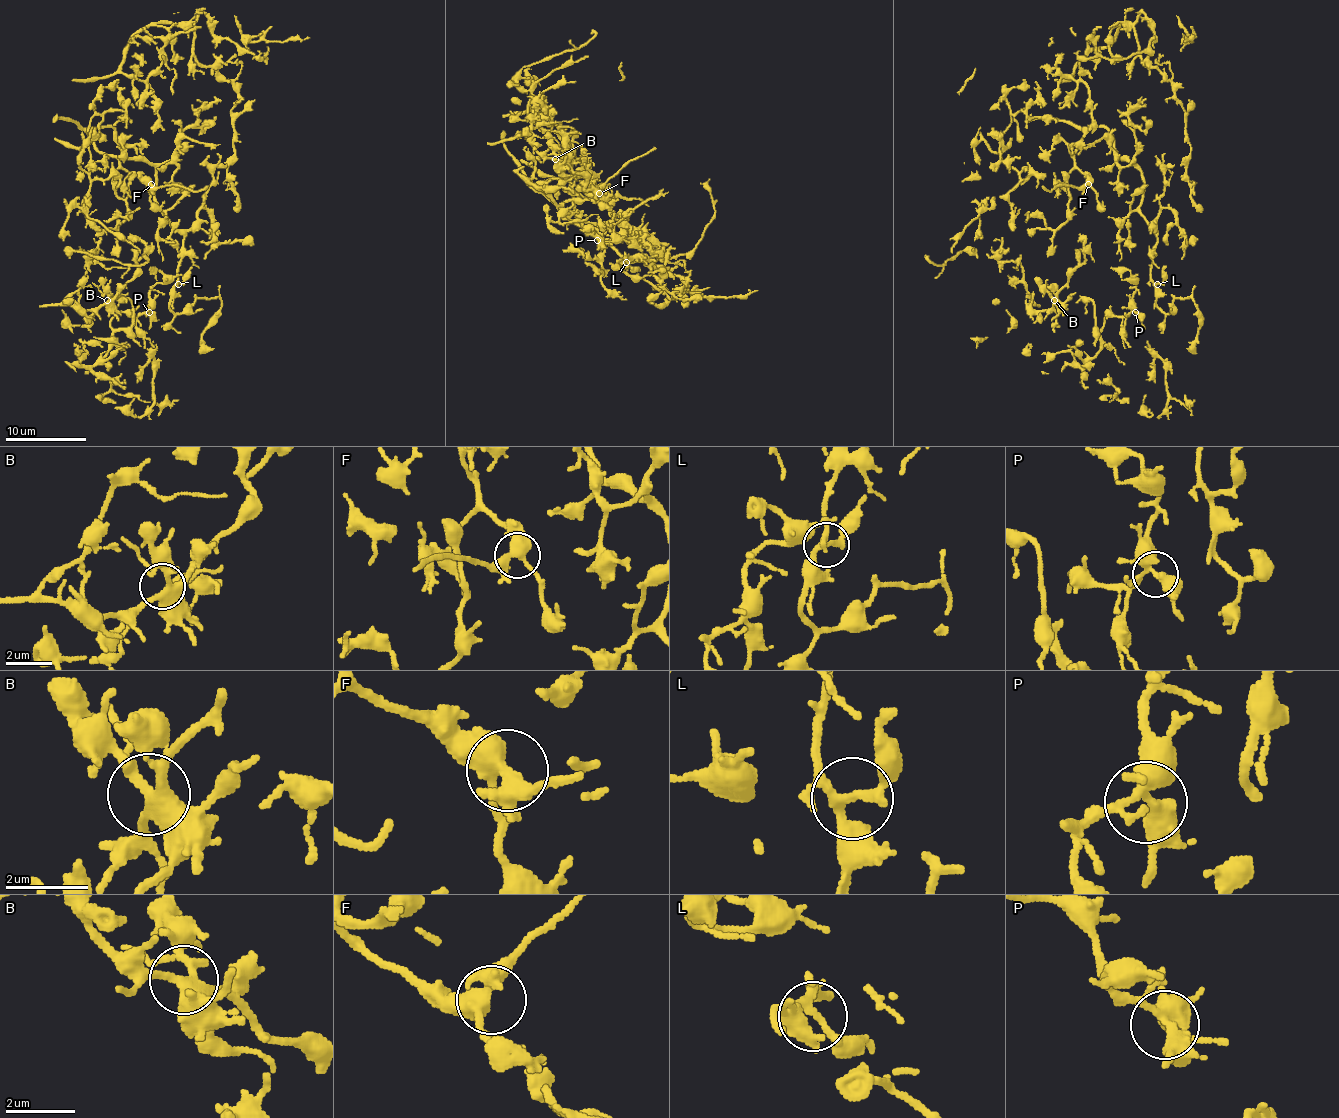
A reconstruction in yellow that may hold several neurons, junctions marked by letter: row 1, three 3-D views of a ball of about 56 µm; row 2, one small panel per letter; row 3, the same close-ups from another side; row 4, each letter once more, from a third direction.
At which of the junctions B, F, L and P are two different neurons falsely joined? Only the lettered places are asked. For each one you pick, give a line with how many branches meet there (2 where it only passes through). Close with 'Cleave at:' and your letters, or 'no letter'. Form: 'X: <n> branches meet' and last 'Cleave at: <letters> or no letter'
Cleave at: no letter

